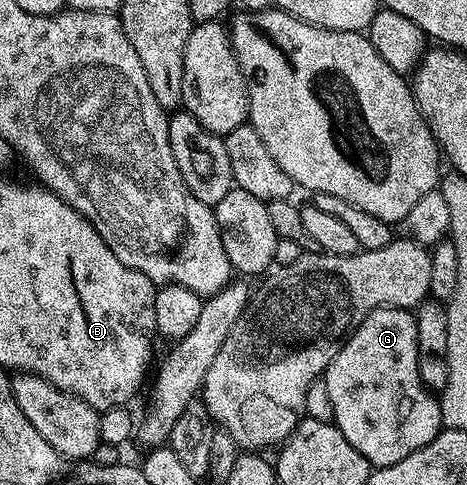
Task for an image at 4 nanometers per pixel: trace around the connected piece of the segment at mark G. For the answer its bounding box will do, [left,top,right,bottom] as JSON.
[322,307,440,467]

